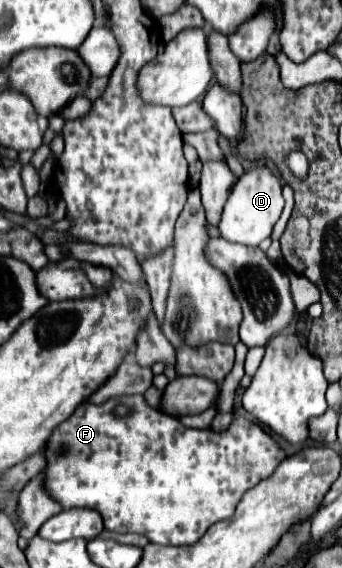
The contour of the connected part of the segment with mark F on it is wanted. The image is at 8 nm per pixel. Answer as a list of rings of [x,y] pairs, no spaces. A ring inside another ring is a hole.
[[[120,395],[120,397],[110,397],[108,401],[100,403],[100,405],[94,405],[90,399],[82,401],[76,411],[72,413],[72,417],[68,417],[64,423],[60,423],[50,439],[46,441],[46,447],[44,447],[44,457],[46,457],[46,467],[44,467],[44,487],[46,487],[46,493],[50,493],[50,497],[54,501],[58,501],[62,505],[62,509],[76,509],[76,507],[88,507],[88,509],[94,509],[102,515],[104,519],[104,527],[112,533],[138,533],[138,535],[144,535],[148,537],[150,543],[158,543],[158,545],[176,545],[176,547],[182,547],[182,545],[194,545],[210,525],[218,523],[218,521],[224,521],[228,517],[234,515],[234,507],[238,505],[240,497],[244,491],[248,491],[250,487],[254,487],[256,483],[260,483],[262,479],[270,477],[274,473],[274,469],[280,465],[280,461],[286,457],[286,453],[276,445],[276,441],[264,433],[264,429],[246,419],[246,417],[236,417],[230,425],[228,431],[224,433],[214,433],[210,429],[190,429],[190,427],[184,427],[176,417],[170,417],[170,415],[164,415],[160,413],[158,409],[152,409],[146,401],[144,401],[144,395]],[[116,405],[128,405],[132,407],[132,413],[124,419],[120,417],[114,417],[112,409]]]

